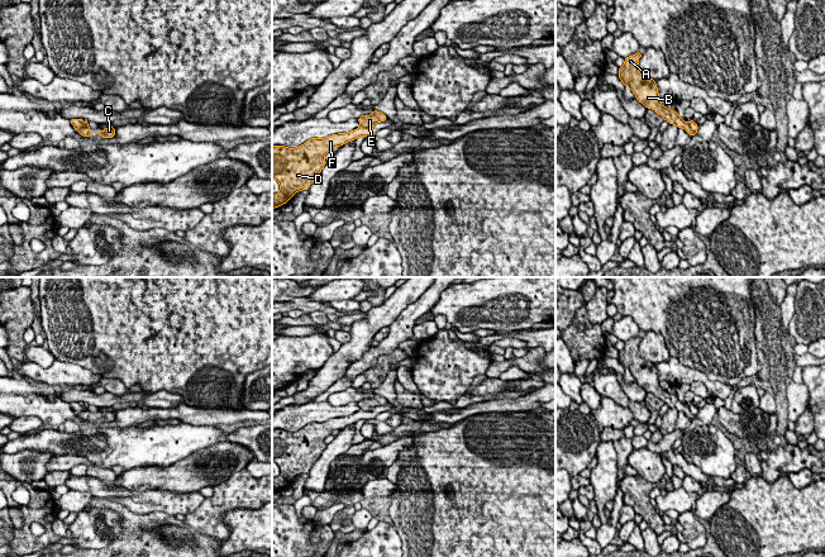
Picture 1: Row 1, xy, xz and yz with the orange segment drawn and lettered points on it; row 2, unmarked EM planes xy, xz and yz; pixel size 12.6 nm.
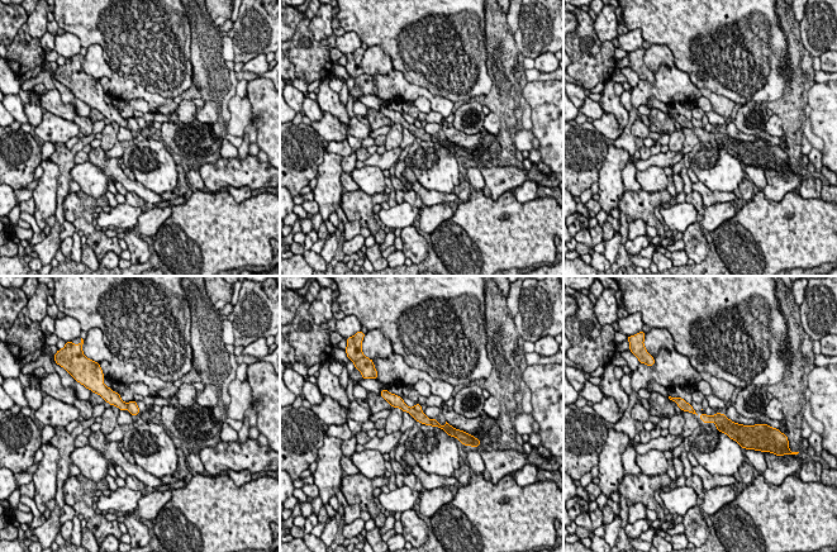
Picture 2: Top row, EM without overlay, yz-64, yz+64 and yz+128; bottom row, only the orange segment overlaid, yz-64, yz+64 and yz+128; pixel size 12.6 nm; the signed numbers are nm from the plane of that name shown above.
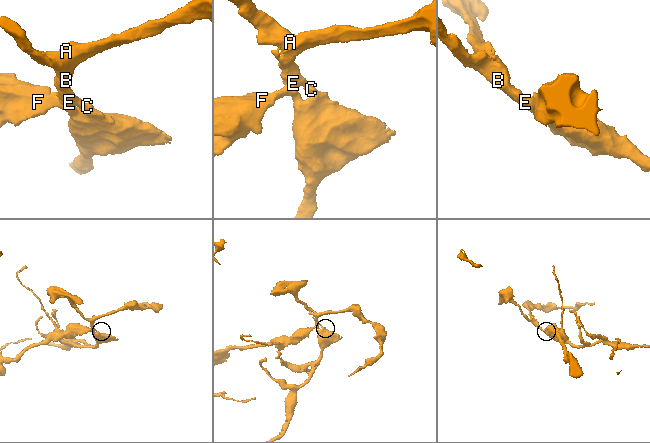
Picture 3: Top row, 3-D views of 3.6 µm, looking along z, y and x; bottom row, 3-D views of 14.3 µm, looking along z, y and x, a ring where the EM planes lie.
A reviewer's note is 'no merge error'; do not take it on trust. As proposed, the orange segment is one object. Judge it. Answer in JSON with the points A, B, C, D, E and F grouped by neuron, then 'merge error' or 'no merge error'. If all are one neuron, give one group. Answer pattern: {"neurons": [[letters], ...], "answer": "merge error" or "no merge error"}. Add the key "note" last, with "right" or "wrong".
{"neurons": [["A", "B", "C", "E"], ["D", "F"]], "answer": "merge error", "note": "wrong"}

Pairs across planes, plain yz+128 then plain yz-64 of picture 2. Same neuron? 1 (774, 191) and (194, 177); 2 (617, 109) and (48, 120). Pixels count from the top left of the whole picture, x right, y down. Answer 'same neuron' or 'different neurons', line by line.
1: different neurons
2: different neurons

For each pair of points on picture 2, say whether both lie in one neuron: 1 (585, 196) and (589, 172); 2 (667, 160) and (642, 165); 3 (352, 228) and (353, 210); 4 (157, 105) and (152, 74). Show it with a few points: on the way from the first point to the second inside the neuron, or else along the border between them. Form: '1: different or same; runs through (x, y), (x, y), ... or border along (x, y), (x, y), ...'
1: different; border along (589, 188), (579, 196)
2: same; runs through (661, 160), (648, 162)
3: different; border along (348, 219), (357, 220), (361, 227)
4: different; border along (128, 79), (151, 93), (172, 99)

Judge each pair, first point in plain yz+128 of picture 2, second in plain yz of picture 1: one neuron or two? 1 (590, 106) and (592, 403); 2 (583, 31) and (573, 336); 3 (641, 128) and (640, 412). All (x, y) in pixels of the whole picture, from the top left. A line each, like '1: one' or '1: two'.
1: one
2: one
3: one

